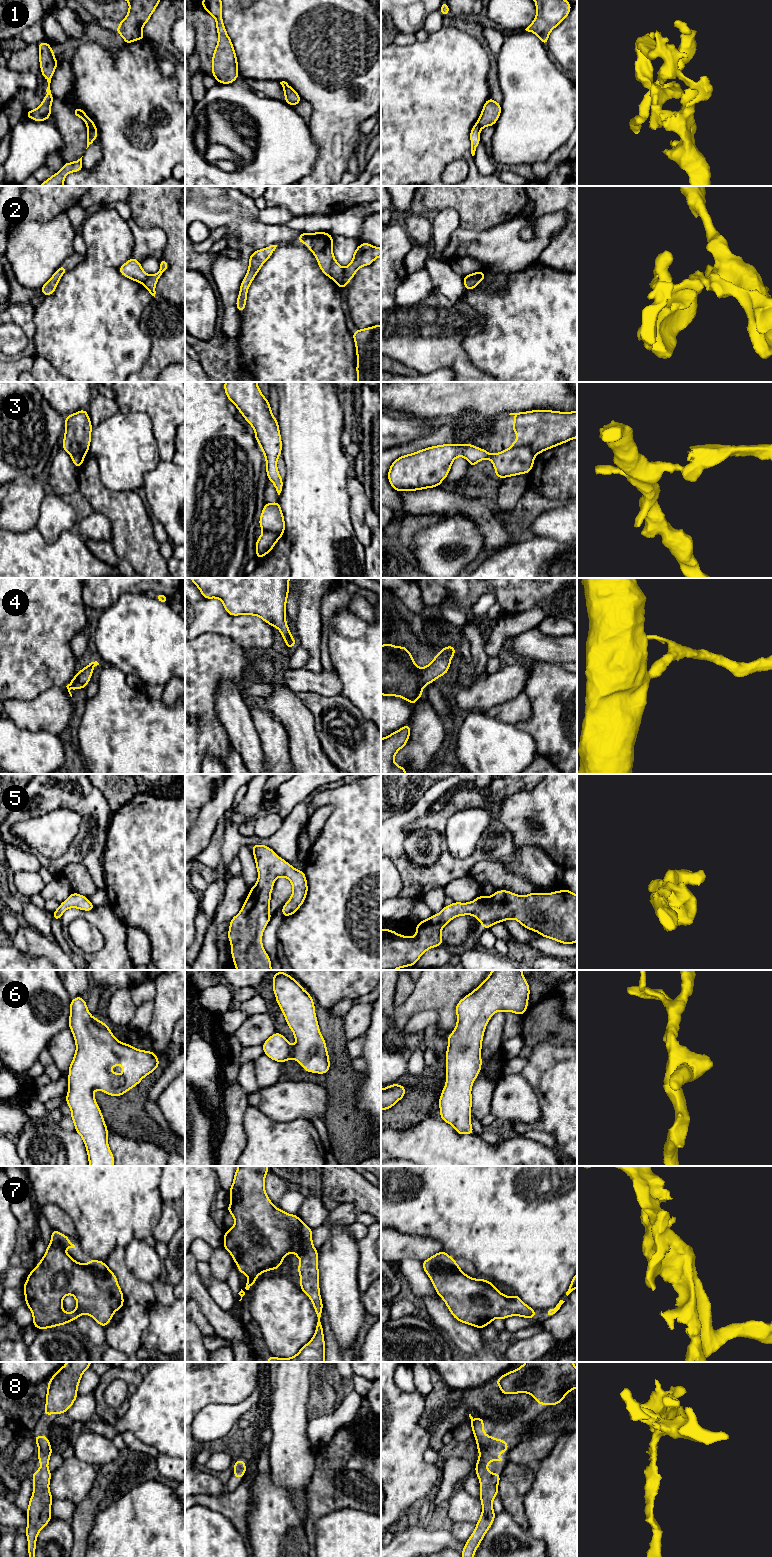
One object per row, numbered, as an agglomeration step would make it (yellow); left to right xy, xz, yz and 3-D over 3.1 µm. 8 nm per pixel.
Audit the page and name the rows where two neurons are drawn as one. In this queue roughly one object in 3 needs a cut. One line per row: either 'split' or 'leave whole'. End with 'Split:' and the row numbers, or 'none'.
1: split
2: split
3: split
4: leave whole
5: leave whole
6: leave whole
7: leave whole
8: leave whole
Split: 1, 2, 3

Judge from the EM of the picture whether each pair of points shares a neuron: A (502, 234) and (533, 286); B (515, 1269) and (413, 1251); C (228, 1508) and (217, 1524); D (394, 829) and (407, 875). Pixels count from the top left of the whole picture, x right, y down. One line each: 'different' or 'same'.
A: different
B: different
C: different
D: same

